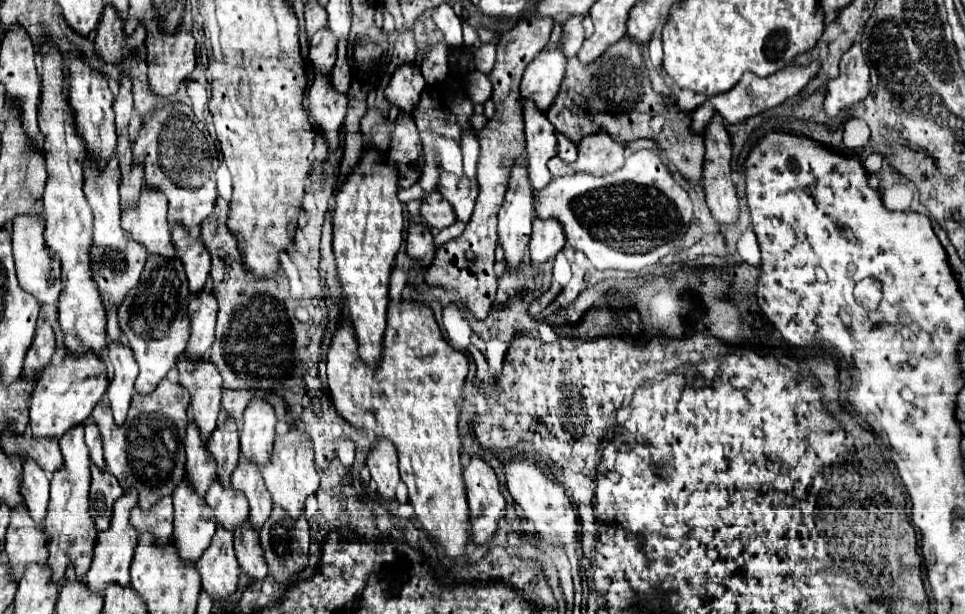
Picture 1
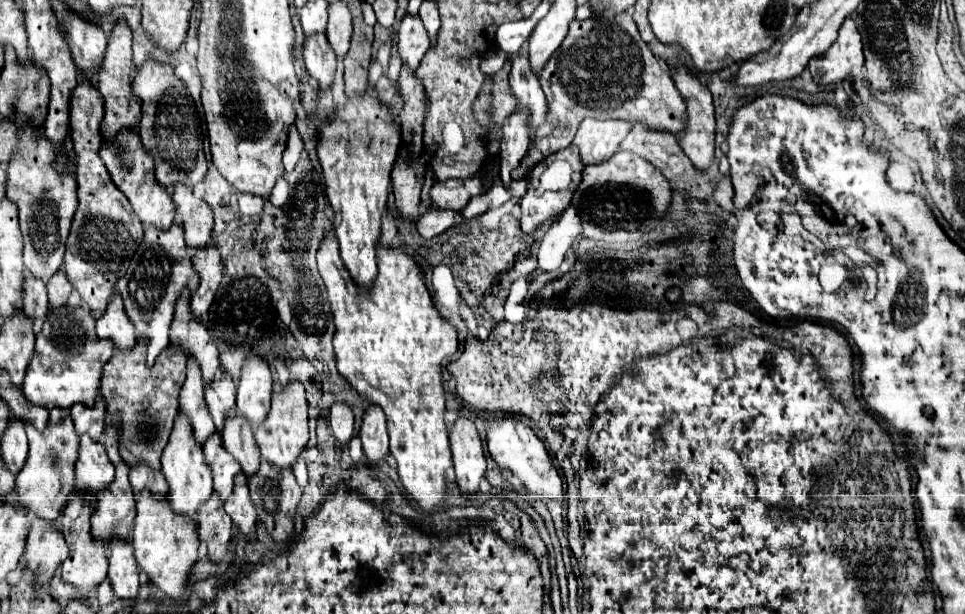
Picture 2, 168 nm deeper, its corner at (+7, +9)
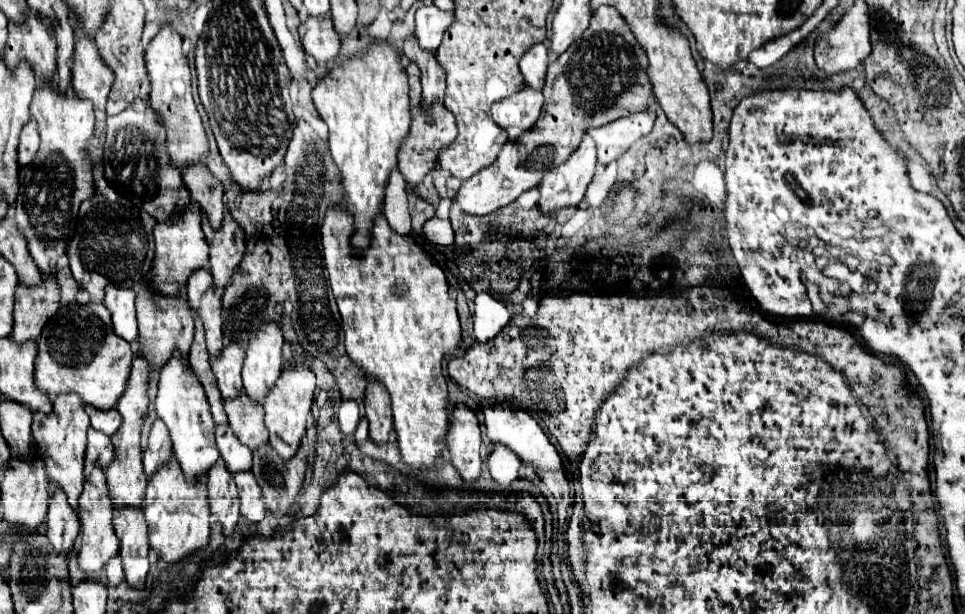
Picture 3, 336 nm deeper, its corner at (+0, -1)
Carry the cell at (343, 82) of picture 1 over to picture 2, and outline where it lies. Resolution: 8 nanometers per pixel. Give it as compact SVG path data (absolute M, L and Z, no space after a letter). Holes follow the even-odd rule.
M337 2L329 6L329 24L327 24L327 40L335 52L335 56L343 58L349 52L351 44L351 14L345 2Z

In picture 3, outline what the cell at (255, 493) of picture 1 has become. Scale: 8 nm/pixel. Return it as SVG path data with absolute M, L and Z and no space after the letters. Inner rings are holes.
M240 394L238 398L228 398L224 402L224 408L228 414L230 426L242 444L246 444L248 448L254 450L268 442L266 426L262 422L262 418L264 418L262 406L254 406L246 398L246 394Z

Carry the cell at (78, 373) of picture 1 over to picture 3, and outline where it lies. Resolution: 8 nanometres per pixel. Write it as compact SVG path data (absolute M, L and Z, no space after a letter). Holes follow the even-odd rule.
M70 302L58 308L38 336L36 386L50 396L76 392L86 404L98 410L110 410L126 390L132 358L130 344L114 334L110 312L102 302Z

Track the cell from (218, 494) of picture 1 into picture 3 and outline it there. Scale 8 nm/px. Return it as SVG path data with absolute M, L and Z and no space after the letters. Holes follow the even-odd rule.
M216 426L216 444L218 450L232 474L238 470L250 470L252 466L252 450L238 442L238 436L230 430L230 426Z

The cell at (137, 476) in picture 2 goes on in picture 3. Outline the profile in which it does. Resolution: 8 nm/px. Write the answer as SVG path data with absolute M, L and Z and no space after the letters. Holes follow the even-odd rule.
M156 418L156 422L152 424L150 436L148 436L148 444L144 450L144 472L150 478L160 466L166 464L166 460L170 458L172 446L170 446L170 436L166 430L166 424L162 422L162 418Z

